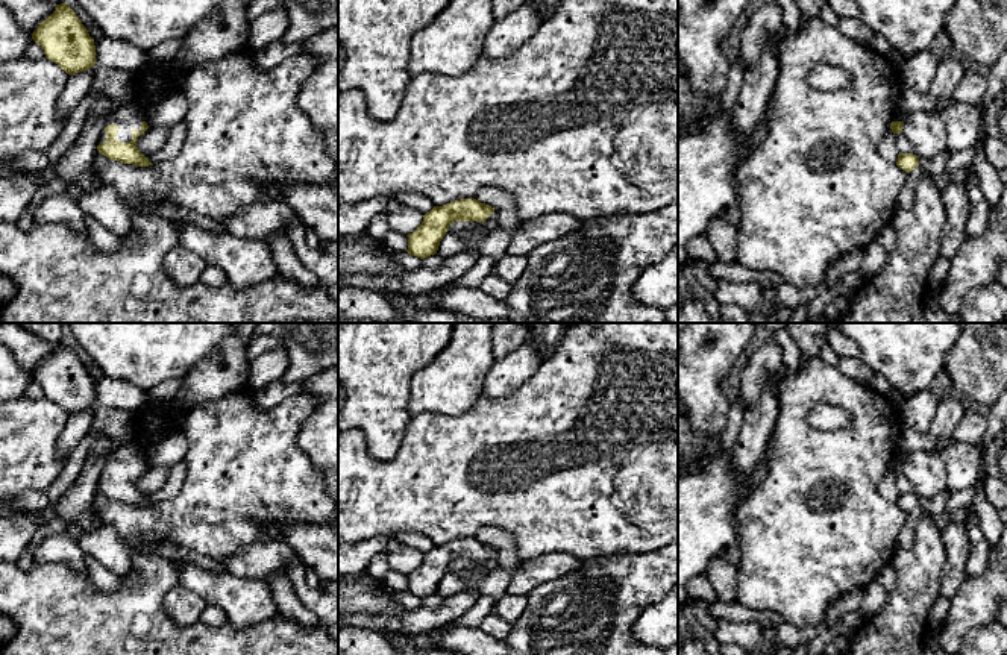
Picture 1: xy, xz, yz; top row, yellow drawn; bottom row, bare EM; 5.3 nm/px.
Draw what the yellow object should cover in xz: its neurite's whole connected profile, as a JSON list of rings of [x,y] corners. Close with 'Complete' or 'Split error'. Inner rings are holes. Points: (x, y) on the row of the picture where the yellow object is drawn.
[[[460,199],[443,206],[434,206],[423,215],[422,224],[408,233],[408,253],[416,258],[428,258],[435,255],[440,241],[446,235],[449,226],[455,221],[485,221],[494,208],[481,203],[476,199]]]. Complete

